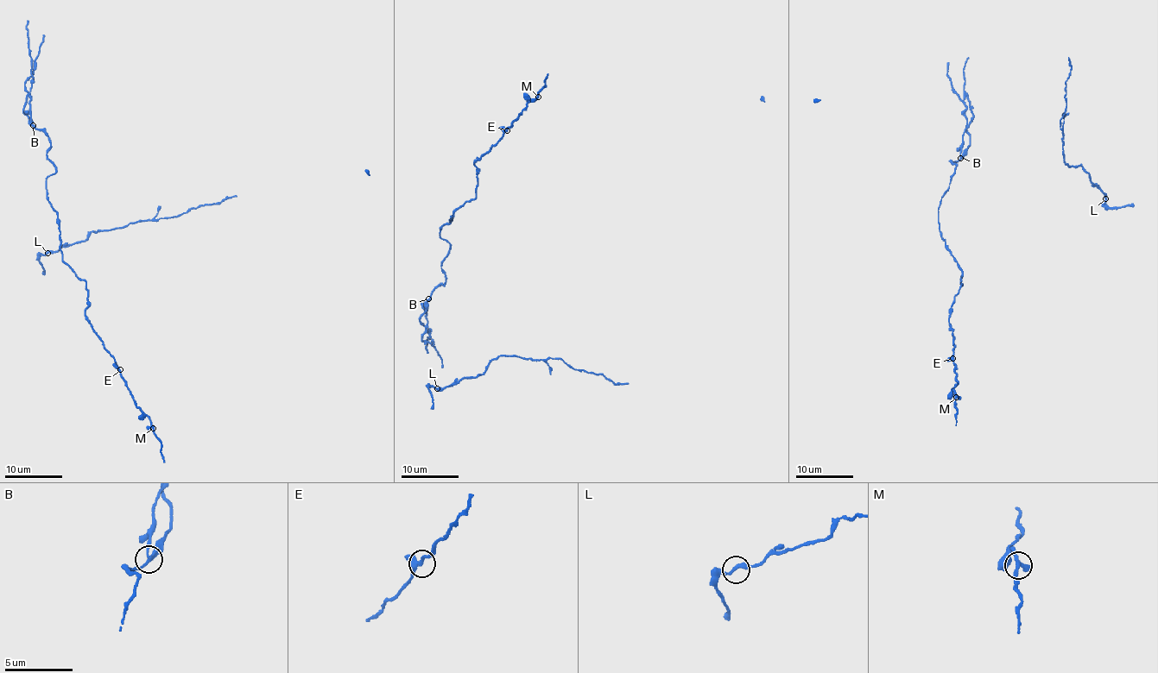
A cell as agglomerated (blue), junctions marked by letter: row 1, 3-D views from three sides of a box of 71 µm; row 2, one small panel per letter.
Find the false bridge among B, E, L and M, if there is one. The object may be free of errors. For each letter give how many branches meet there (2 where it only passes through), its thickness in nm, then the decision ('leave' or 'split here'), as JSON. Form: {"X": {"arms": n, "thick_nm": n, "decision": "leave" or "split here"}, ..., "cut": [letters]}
{"B": {"arms": 3, "thick_nm": 200, "decision": "split here"}, "E": {"arms": 3, "thick_nm": 240, "decision": "leave"}, "L": {"arms": 2, "thick_nm": 280, "decision": "leave"}, "M": {"arms": 3, "thick_nm": 200, "decision": "leave"}, "cut": ["B"]}

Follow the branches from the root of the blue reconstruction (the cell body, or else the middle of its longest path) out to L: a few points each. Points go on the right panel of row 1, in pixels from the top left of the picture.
L: (1068, 166), (1083, 166), (1093, 186), (1105, 194), (1105, 198)

